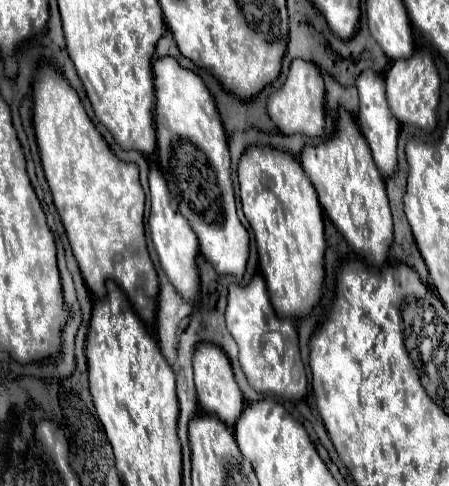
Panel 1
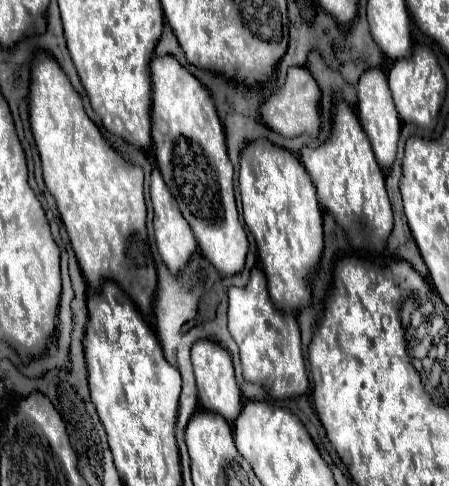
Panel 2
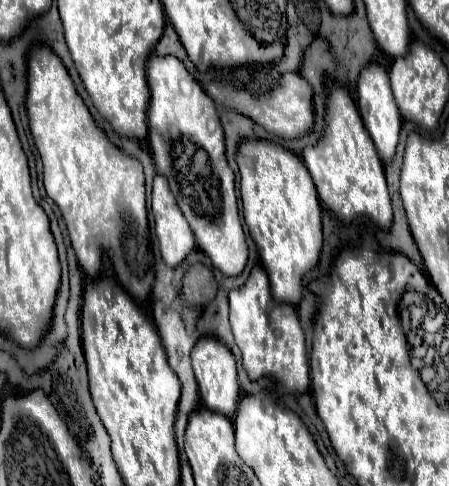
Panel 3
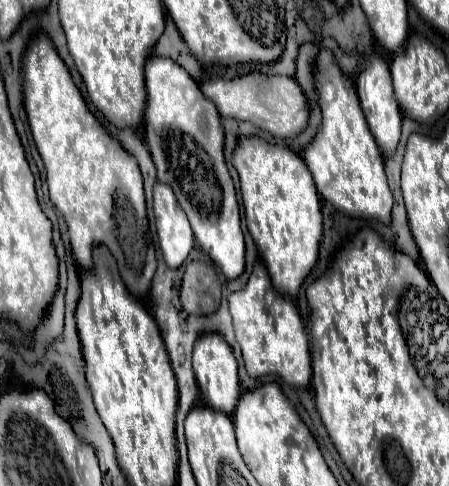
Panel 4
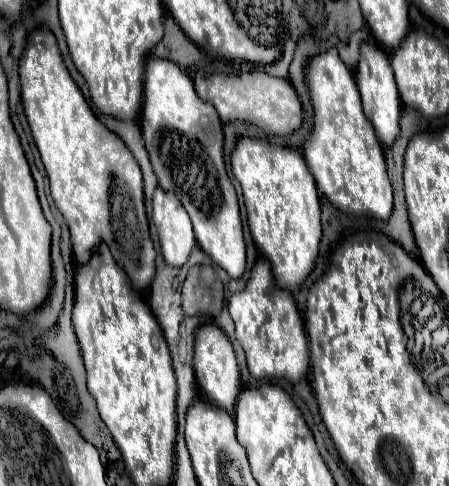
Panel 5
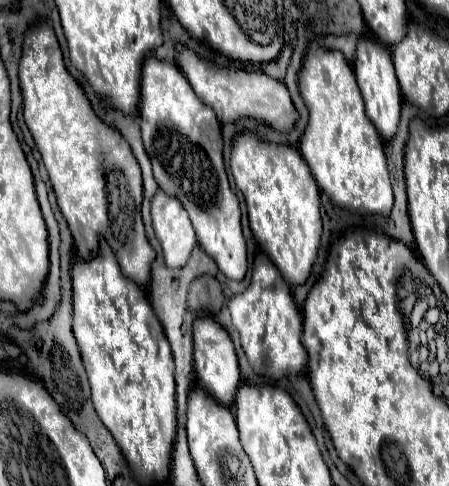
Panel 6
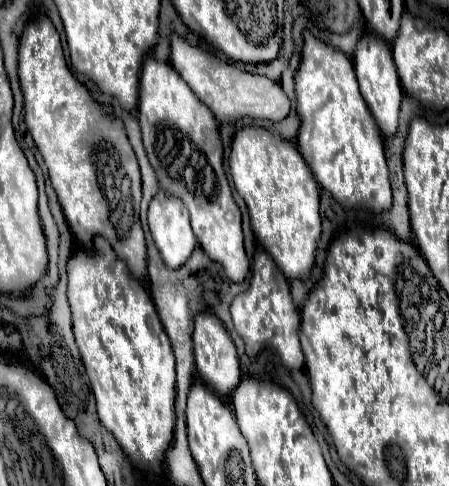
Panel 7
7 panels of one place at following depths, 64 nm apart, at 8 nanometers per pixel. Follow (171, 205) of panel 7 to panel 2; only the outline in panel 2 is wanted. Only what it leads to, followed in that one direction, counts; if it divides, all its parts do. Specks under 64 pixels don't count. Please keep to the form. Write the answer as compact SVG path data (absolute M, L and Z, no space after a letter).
M158 168L152 170L152 182L150 182L150 198L152 198L152 208L154 208L154 236L156 236L156 246L160 252L162 262L166 268L178 276L190 262L194 250L196 250L196 238L192 234L190 224L184 220L180 208L176 208L176 202L172 200L172 194L168 192L168 186L164 184Z

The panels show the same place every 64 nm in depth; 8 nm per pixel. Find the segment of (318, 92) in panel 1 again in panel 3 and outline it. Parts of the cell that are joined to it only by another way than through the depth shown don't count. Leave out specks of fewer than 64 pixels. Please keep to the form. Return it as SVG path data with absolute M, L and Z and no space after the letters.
M288 72L282 76L280 84L262 96L254 96L246 92L244 88L232 88L222 82L210 82L206 86L206 92L224 108L232 108L240 112L242 116L252 118L256 124L260 124L264 130L280 136L280 138L302 138L304 134L312 132L314 128L314 106L312 106L312 86L302 78L300 72Z

